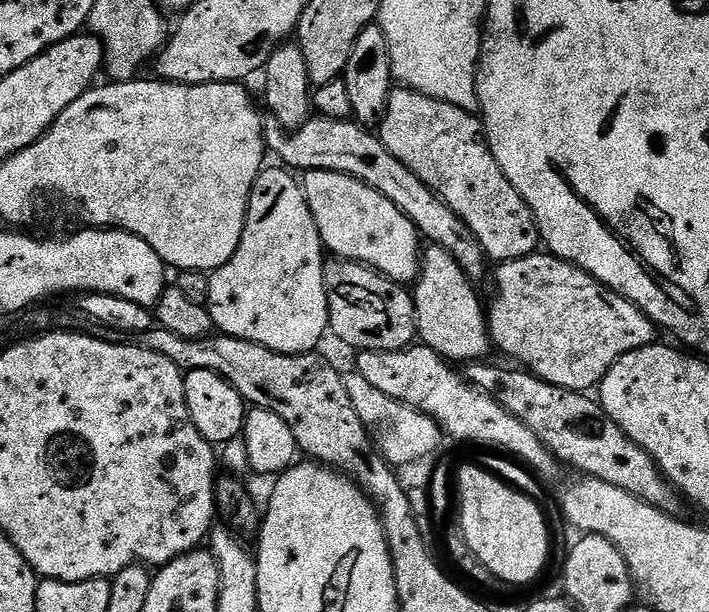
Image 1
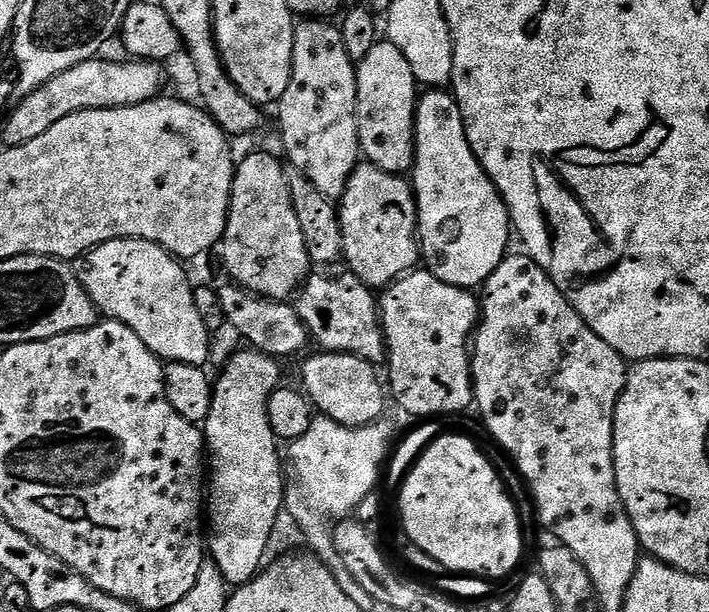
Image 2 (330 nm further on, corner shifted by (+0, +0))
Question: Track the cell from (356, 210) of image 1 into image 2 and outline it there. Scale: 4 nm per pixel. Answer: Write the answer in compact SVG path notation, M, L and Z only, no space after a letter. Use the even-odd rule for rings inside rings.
M304 18L297 23L294 34L294 58L290 86L278 101L280 108L280 136L284 139L283 155L288 155L287 163L294 164L296 170L322 190L322 194L339 198L343 196L349 178L361 163L362 153L358 138L358 118L356 117L356 65L352 55L346 50L346 42L339 27L328 18Z

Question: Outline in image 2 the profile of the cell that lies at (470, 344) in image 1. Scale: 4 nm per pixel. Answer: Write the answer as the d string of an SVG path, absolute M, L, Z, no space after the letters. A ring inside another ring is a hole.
M361 163L349 178L343 196L339 197L338 207L344 239L343 263L347 271L369 288L383 290L413 271L419 265L416 263L421 263L416 193L403 175Z

